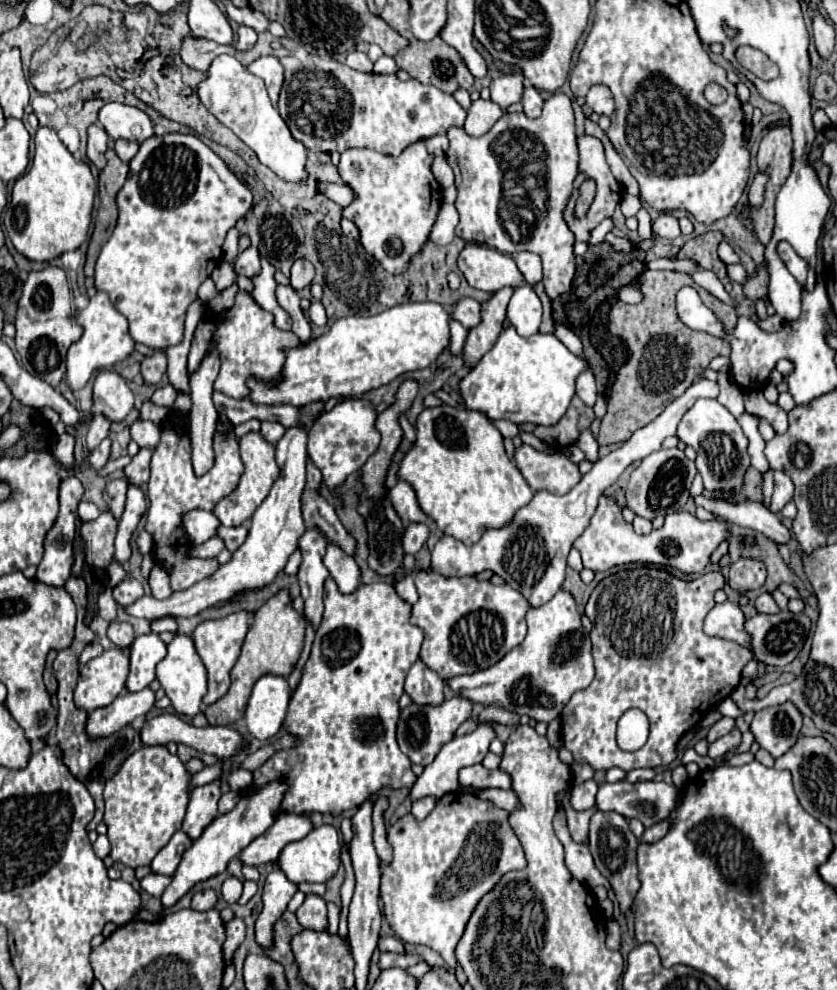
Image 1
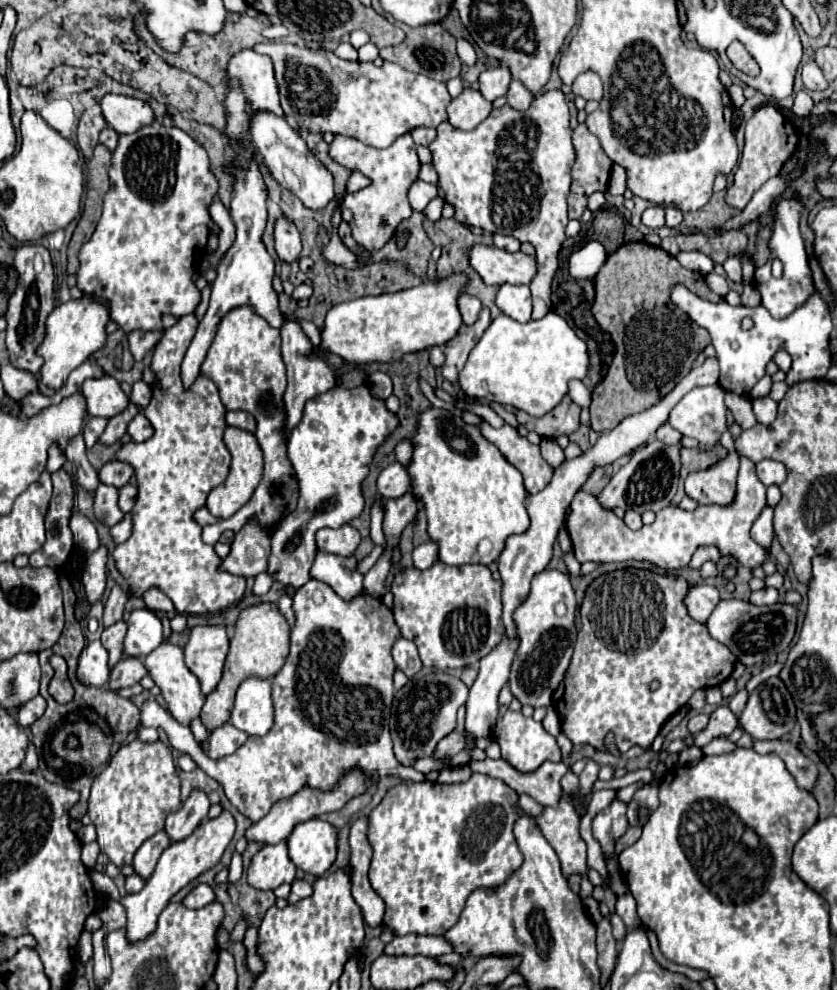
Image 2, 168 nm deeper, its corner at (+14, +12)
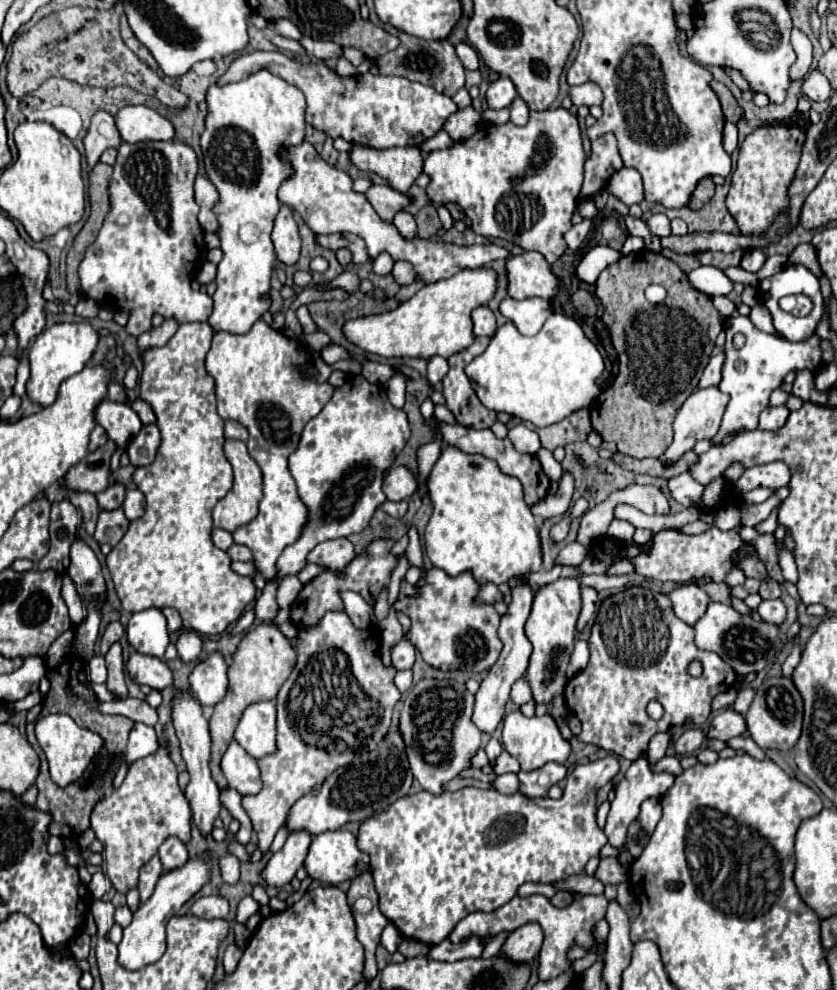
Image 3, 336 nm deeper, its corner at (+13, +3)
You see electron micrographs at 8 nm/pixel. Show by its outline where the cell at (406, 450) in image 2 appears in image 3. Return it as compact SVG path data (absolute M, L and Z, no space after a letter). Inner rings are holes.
M414 526L410 527L407 535L409 538L409 544L405 551L405 555L411 566L416 566L422 569L423 573L419 582L417 582L417 586L423 586L423 584L425 584L425 575L427 570L424 568L423 564L423 552L420 537Z

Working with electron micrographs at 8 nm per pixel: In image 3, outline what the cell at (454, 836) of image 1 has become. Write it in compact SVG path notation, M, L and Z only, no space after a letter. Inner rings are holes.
M613 754L579 764L567 776L567 786L559 800L529 798L523 794L503 796L497 790L483 788L461 788L457 792L445 792L443 796L419 792L399 798L385 812L365 820L357 834L359 848L371 856L381 912L403 936L433 946L443 942L467 914L493 912L507 904L523 882L551 884L581 874L587 860L599 856L601 848L607 844L605 832L595 824L595 794L613 780L617 772L619 760Z

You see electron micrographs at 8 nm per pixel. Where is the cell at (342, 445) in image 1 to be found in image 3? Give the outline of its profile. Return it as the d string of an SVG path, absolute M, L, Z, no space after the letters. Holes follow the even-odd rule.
M359 374L335 388L333 398L315 418L307 422L299 440L299 448L289 456L289 470L297 482L301 500L309 508L309 522L301 538L287 546L279 556L279 576L267 582L263 594L255 602L253 610L257 620L271 622L276 617L279 610L276 601L279 580L287 574L297 574L305 566L307 554L319 542L331 540L335 536L351 536L367 528L377 506L387 500L381 490L383 476L407 440L407 414L389 402L381 384L371 384Z

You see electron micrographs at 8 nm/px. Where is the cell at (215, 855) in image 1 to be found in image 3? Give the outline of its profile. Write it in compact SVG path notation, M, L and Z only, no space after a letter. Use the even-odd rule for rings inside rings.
M207 856L189 860L185 866L175 868L171 872L165 872L159 878L157 886L155 886L153 896L145 904L139 906L139 910L133 914L133 922L123 930L123 940L119 942L117 962L127 970L139 970L147 964L157 962L163 956L165 948L167 948L167 944L165 944L165 926L167 926L169 918L175 916L179 912L179 908L193 894L197 894L207 880L209 880L209 860L207 860Z

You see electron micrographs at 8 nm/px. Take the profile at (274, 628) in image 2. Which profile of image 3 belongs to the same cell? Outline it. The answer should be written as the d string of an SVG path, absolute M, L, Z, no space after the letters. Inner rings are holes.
M259 624L255 630L247 632L233 654L233 662L229 666L229 690L227 696L213 708L213 716L209 720L209 730L211 730L211 772L215 782L219 784L221 790L227 788L227 780L219 768L221 756L225 754L225 748L233 740L233 732L241 720L243 710L249 704L261 702L261 700L273 700L281 688L281 684L289 678L289 672L293 670L297 660L295 648L291 642L279 632L277 626L273 624Z

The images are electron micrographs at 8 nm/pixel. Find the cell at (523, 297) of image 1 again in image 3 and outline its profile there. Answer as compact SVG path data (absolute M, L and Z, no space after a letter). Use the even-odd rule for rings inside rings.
M505 298L499 310L517 326L521 334L533 336L543 328L545 320L549 318L551 304L549 300L543 300L543 298L527 298L527 300Z

